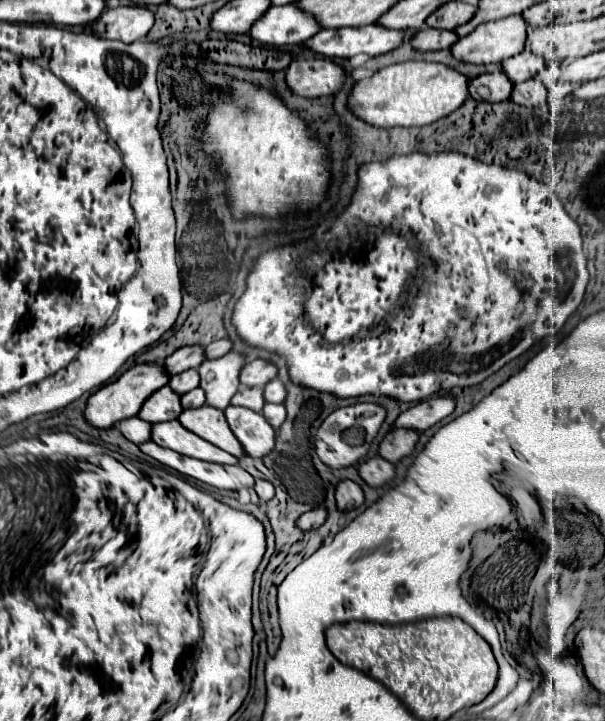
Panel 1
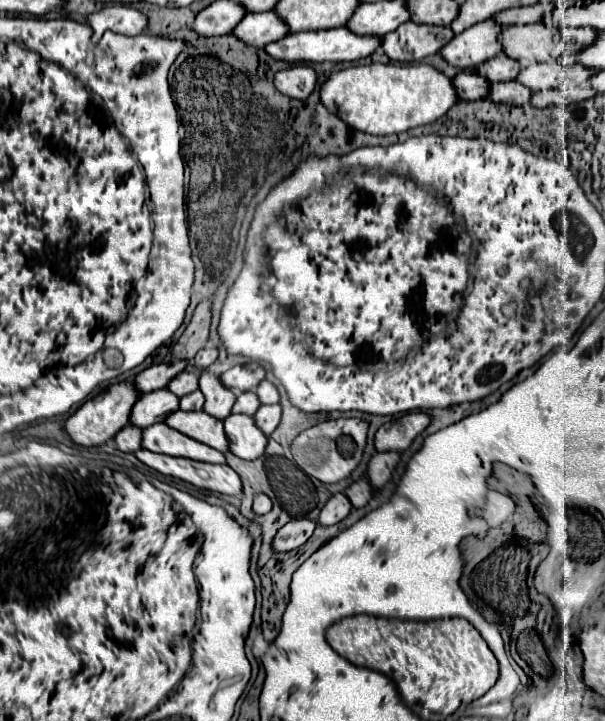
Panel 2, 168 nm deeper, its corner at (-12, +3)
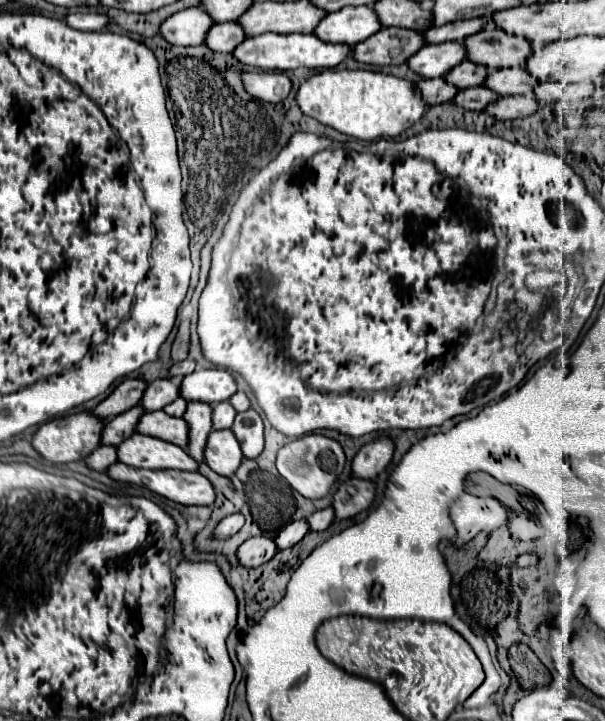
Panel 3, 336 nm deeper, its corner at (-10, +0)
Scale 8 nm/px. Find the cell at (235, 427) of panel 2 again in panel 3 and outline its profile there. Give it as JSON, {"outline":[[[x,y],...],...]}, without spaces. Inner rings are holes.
{"outline":[[[230,428],[212,430],[204,456],[214,472],[222,476],[232,476],[242,464],[242,446],[238,444],[238,438],[234,438],[234,432],[230,432]]]}

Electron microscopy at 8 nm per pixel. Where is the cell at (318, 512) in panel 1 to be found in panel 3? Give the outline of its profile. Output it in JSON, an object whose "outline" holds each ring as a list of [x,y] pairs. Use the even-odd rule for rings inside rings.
{"outline":[[[256,536],[246,540],[238,548],[238,560],[242,566],[258,568],[272,560],[278,554],[278,546],[274,544],[274,536]]]}

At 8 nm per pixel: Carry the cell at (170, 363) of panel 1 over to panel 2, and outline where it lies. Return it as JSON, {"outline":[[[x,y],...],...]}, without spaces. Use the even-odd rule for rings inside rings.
{"outline":[[[174,361],[168,365],[152,365],[134,377],[136,391],[150,393],[156,389],[164,389],[174,375],[184,371],[184,367],[186,367],[186,361]]]}

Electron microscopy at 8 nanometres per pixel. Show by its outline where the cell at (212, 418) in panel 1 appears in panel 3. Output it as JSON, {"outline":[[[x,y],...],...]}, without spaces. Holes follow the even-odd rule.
{"outline":[[[164,410],[144,414],[138,424],[138,432],[154,438],[158,436],[160,440],[166,440],[178,446],[186,446],[190,442],[190,426],[186,424],[186,420],[168,416]]]}

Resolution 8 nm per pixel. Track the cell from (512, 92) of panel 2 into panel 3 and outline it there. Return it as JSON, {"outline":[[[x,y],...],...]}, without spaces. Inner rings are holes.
{"outline":[[[476,86],[476,88],[466,88],[466,90],[458,92],[452,102],[466,110],[486,110],[486,106],[494,104],[494,100],[498,100],[498,98],[500,96],[494,96],[494,92],[486,92],[486,88]]]}

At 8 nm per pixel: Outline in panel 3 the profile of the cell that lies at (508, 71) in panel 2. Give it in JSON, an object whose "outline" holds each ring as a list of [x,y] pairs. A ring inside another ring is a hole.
{"outline":[[[464,60],[462,64],[458,64],[456,68],[452,68],[446,74],[446,80],[450,84],[454,84],[456,88],[464,90],[464,88],[472,88],[472,86],[482,86],[482,80],[486,80],[486,72],[488,72],[486,66]]]}

